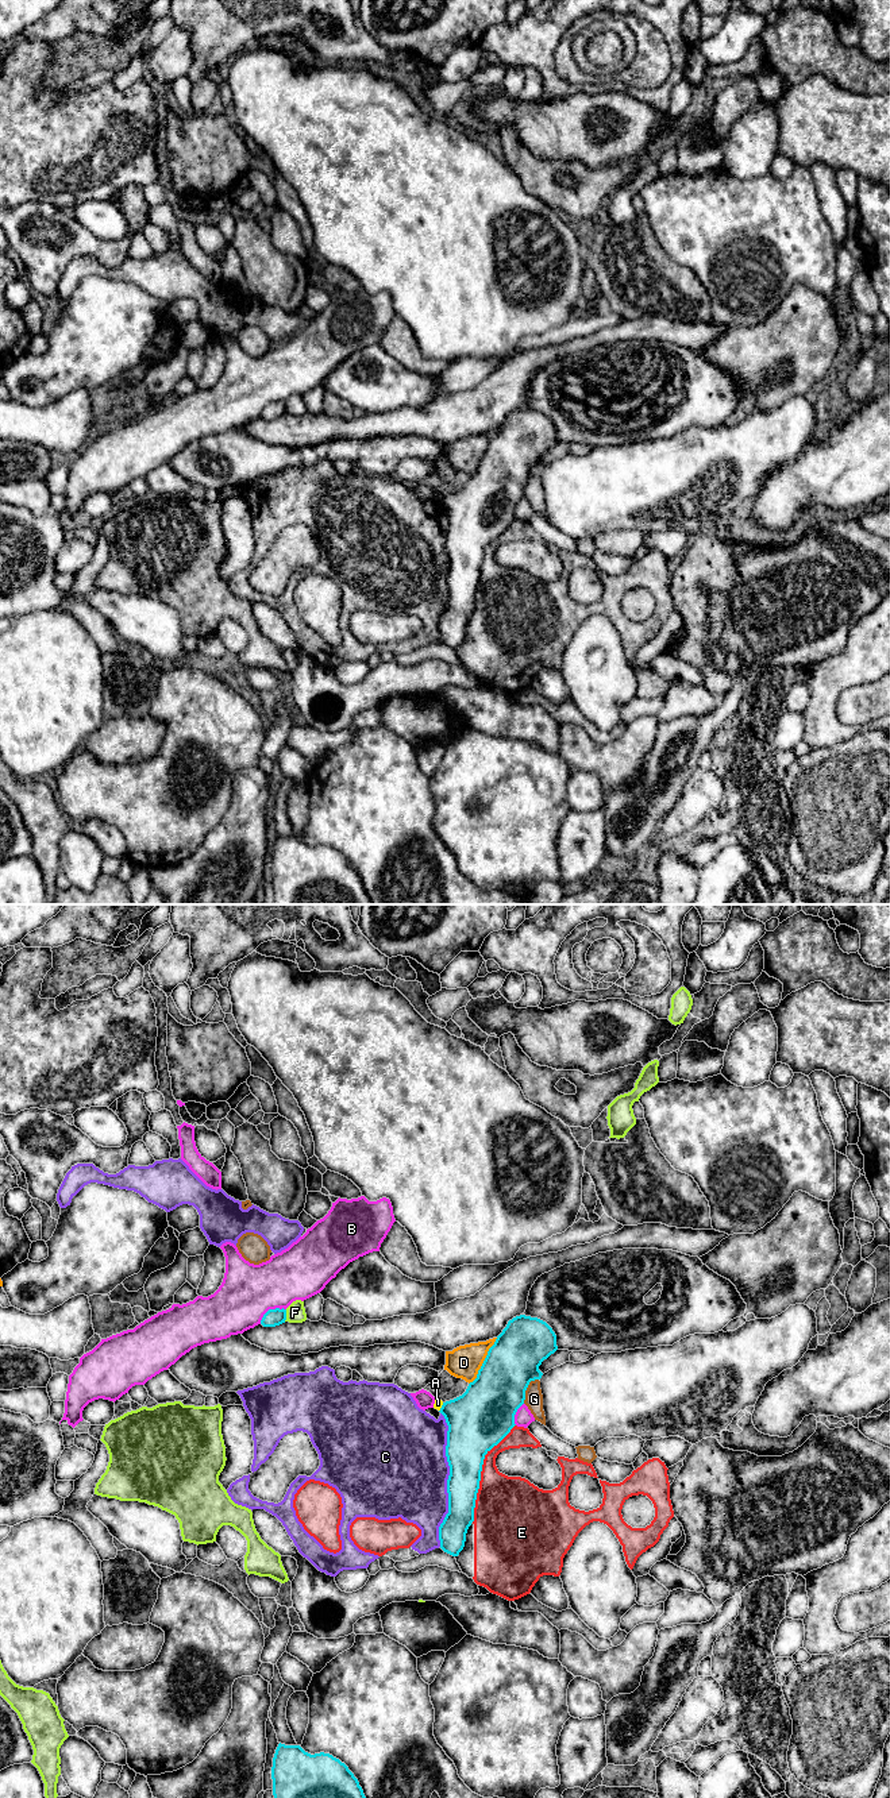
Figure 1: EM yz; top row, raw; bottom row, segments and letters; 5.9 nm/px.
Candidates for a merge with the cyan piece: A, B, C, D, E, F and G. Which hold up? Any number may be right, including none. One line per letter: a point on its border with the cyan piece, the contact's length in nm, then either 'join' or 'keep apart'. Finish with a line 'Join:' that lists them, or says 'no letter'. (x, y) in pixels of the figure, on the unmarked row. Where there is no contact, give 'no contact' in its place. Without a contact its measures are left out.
A: meets cyan in yz at (442, 500); contact 60 nm long; keep apart
B: meets cyan in yz at (270, 402); contact 180 nm long; keep apart
C: meets cyan in yz at (447, 573); contact 800 nm long; keep apart
D: meets cyan in yz at (484, 454); contact 320 nm long; keep apart
E: meets cyan in yz at (480, 566); contact 650 nm long; keep apart
F: meets cyan in yz at (285, 408); contact 70 nm long; keep apart
G: meets cyan in yz at (526, 482); contact 180 nm long; keep apart
Join: no letter

